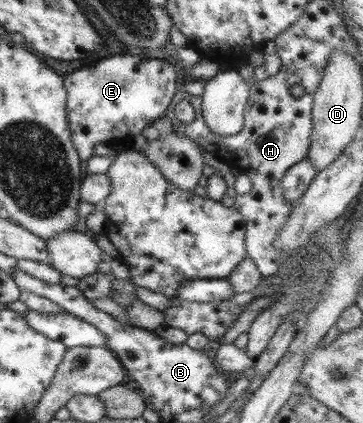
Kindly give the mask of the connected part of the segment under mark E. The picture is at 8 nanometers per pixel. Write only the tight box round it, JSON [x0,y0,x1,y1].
[63,53,180,163]

